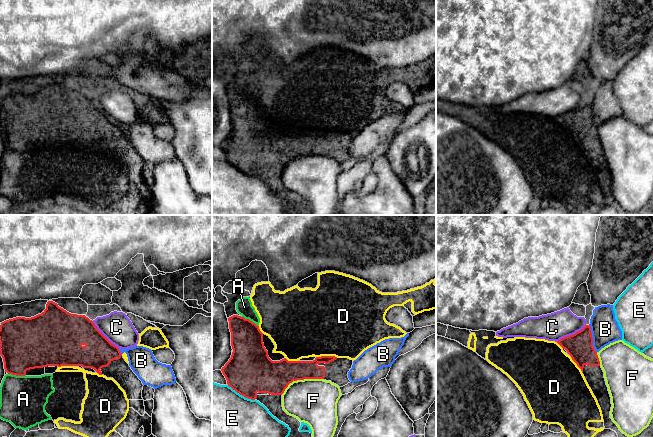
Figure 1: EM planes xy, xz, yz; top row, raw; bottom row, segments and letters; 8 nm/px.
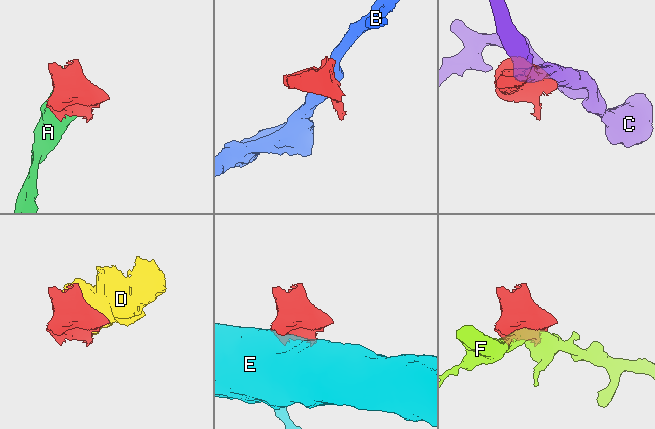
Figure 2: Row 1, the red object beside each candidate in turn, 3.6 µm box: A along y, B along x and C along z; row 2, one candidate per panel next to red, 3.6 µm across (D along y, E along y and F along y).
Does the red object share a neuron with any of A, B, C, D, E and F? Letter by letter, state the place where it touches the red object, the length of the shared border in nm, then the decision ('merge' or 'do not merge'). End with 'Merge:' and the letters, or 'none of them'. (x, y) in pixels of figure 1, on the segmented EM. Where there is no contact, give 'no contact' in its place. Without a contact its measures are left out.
A: meets red in xz at (248, 319); contact 170 nm long; do not merge
B: meets red in yz at (592, 338); contact 240 nm long; do not merge
C: meets red in yz at (571, 335); contact 280 nm long; do not merge
D: meets red in xz at (327, 356); contact 180 nm long; do not merge
E: meets red in xz at (241, 394); contact 260 nm long; do not merge
F: meets red in xz at (300, 379); contact 360 nm long; do not merge
Merge: none of them

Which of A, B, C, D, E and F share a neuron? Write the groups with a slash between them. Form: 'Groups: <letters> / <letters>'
Groups: A D / B / C / E / F

